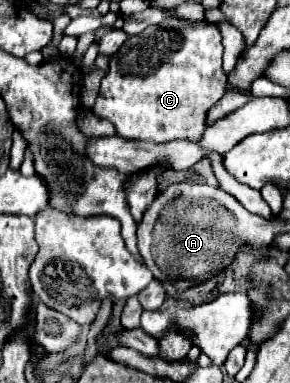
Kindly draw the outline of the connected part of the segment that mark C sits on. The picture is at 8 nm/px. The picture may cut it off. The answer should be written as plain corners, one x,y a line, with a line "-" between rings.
164,19
158,25
150,25
144,33
132,37
132,45
122,45
122,49
110,57
108,69
92,111
96,117
114,123
118,135
124,139
154,143
200,139
206,129
206,113
220,101
226,87
226,73
222,69
222,35
214,23
208,23
206,27
190,27
178,19

